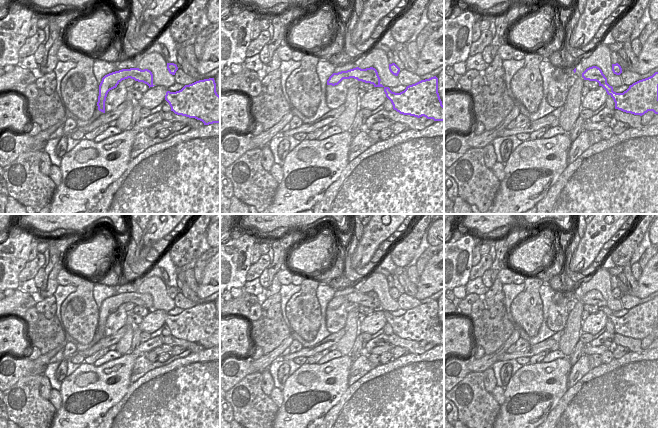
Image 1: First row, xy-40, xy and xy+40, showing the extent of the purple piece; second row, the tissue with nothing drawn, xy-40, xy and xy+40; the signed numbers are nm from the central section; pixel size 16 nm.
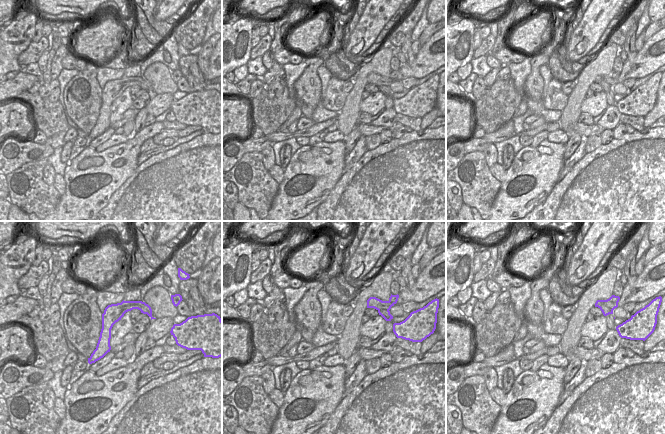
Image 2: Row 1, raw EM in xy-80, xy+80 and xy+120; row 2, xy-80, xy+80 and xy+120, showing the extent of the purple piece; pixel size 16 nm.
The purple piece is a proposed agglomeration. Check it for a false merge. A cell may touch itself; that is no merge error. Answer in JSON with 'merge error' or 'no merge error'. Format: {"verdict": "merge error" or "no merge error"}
{"verdict": "merge error"}

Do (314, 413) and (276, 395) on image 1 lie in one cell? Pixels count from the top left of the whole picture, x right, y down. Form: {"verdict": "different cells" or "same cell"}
{"verdict": "different cells"}

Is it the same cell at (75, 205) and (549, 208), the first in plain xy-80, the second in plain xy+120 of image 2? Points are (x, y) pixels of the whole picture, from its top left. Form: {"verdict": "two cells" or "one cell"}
{"verdict": "two cells"}

